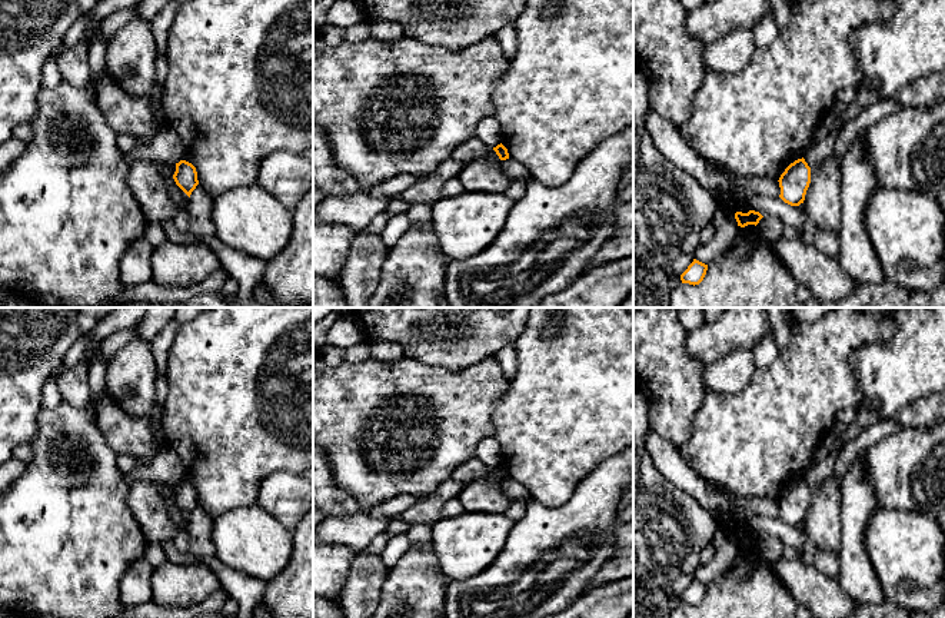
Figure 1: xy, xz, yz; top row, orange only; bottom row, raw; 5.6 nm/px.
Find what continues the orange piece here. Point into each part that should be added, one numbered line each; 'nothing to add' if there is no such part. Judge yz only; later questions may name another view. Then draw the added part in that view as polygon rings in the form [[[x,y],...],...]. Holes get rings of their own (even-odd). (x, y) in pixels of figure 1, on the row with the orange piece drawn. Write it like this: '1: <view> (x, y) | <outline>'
nothing to add

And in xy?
nothing to add

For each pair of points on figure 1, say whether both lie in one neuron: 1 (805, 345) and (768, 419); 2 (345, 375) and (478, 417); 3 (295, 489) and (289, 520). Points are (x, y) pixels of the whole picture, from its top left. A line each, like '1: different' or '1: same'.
1: same
2: same
3: same

